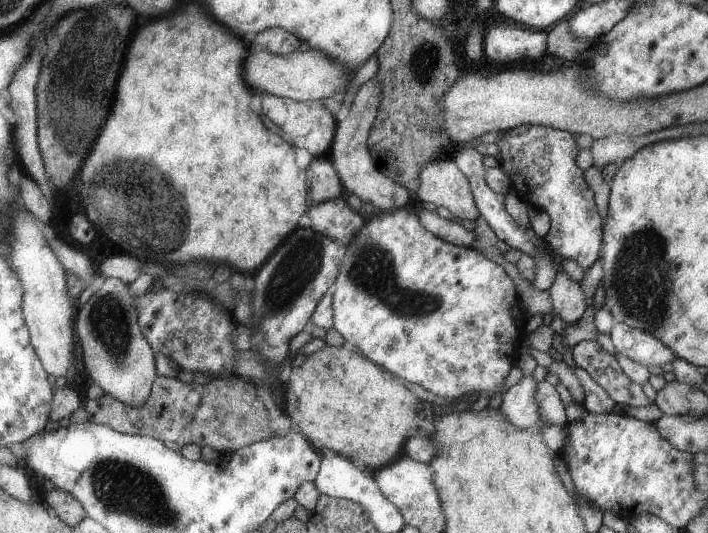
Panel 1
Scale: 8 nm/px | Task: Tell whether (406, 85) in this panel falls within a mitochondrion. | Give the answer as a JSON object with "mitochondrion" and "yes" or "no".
{"mitochondrion":"yes"}

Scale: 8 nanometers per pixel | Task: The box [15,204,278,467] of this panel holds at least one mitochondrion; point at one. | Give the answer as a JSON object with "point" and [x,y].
{"point":[108,320]}

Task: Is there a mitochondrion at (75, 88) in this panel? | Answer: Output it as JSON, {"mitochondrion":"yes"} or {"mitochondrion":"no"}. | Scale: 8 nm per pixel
{"mitochondrion":"yes"}

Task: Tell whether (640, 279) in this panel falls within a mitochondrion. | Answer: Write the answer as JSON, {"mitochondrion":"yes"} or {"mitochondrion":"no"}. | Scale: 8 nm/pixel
{"mitochondrion":"yes"}

